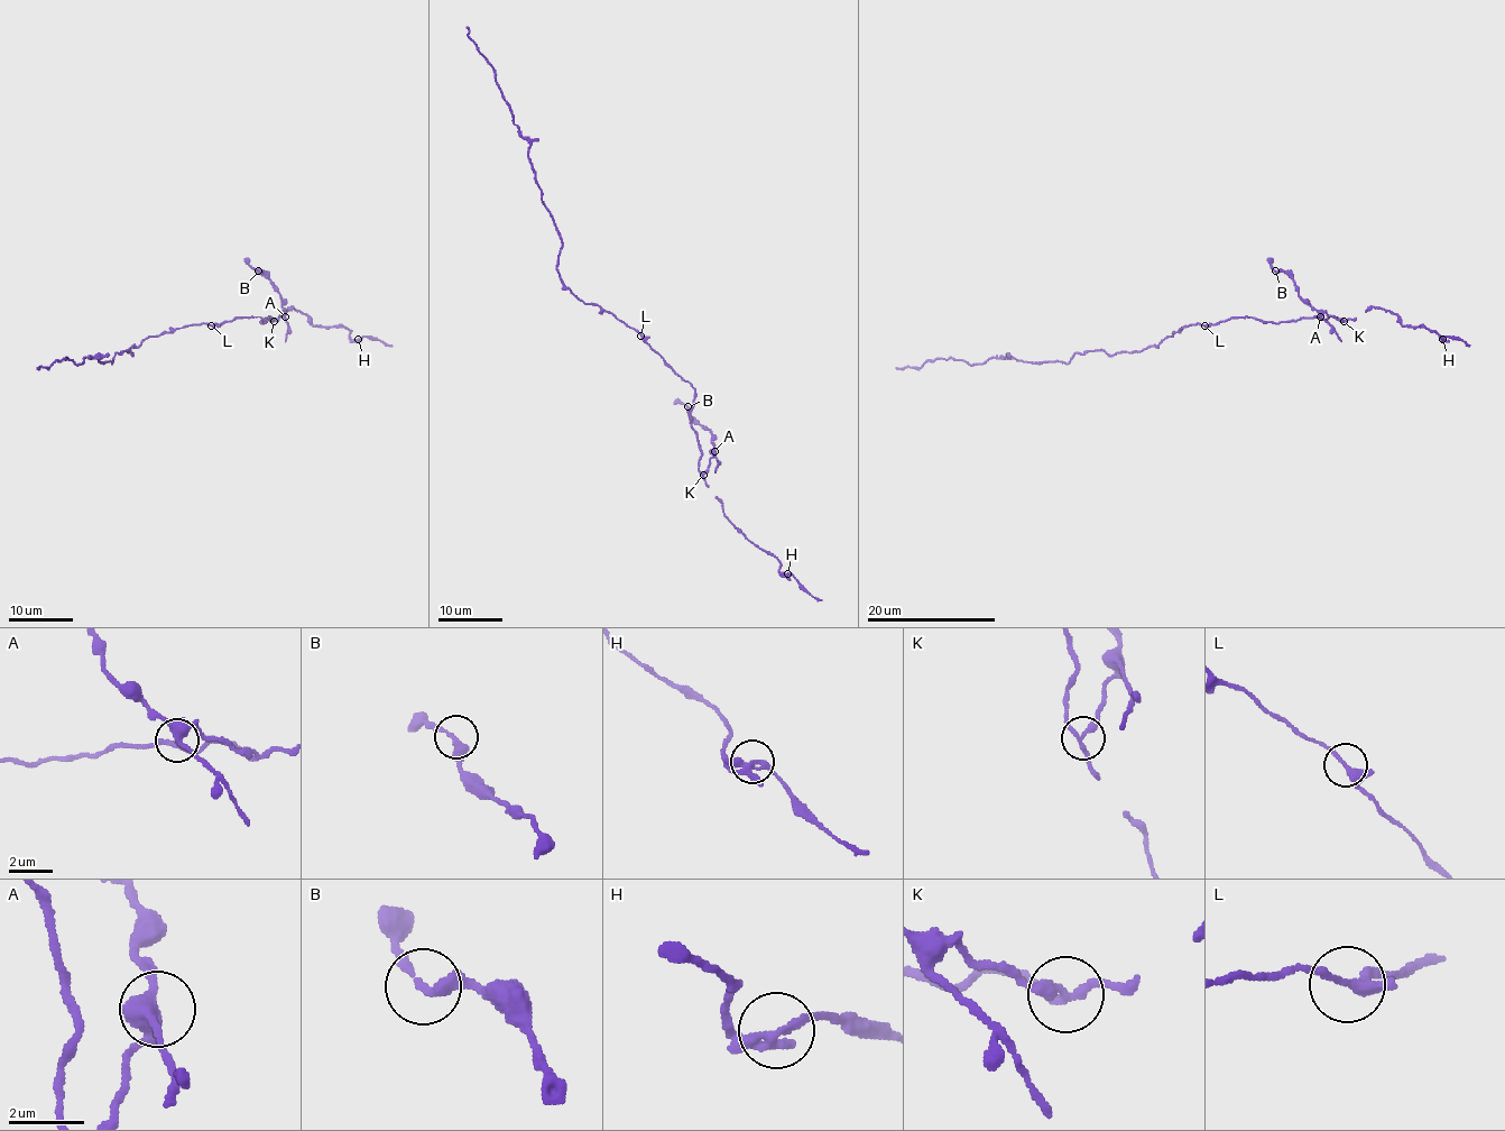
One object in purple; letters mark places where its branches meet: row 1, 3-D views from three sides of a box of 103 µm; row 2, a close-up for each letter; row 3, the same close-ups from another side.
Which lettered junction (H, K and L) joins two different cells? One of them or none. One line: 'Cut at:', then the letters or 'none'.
Cut at: K

